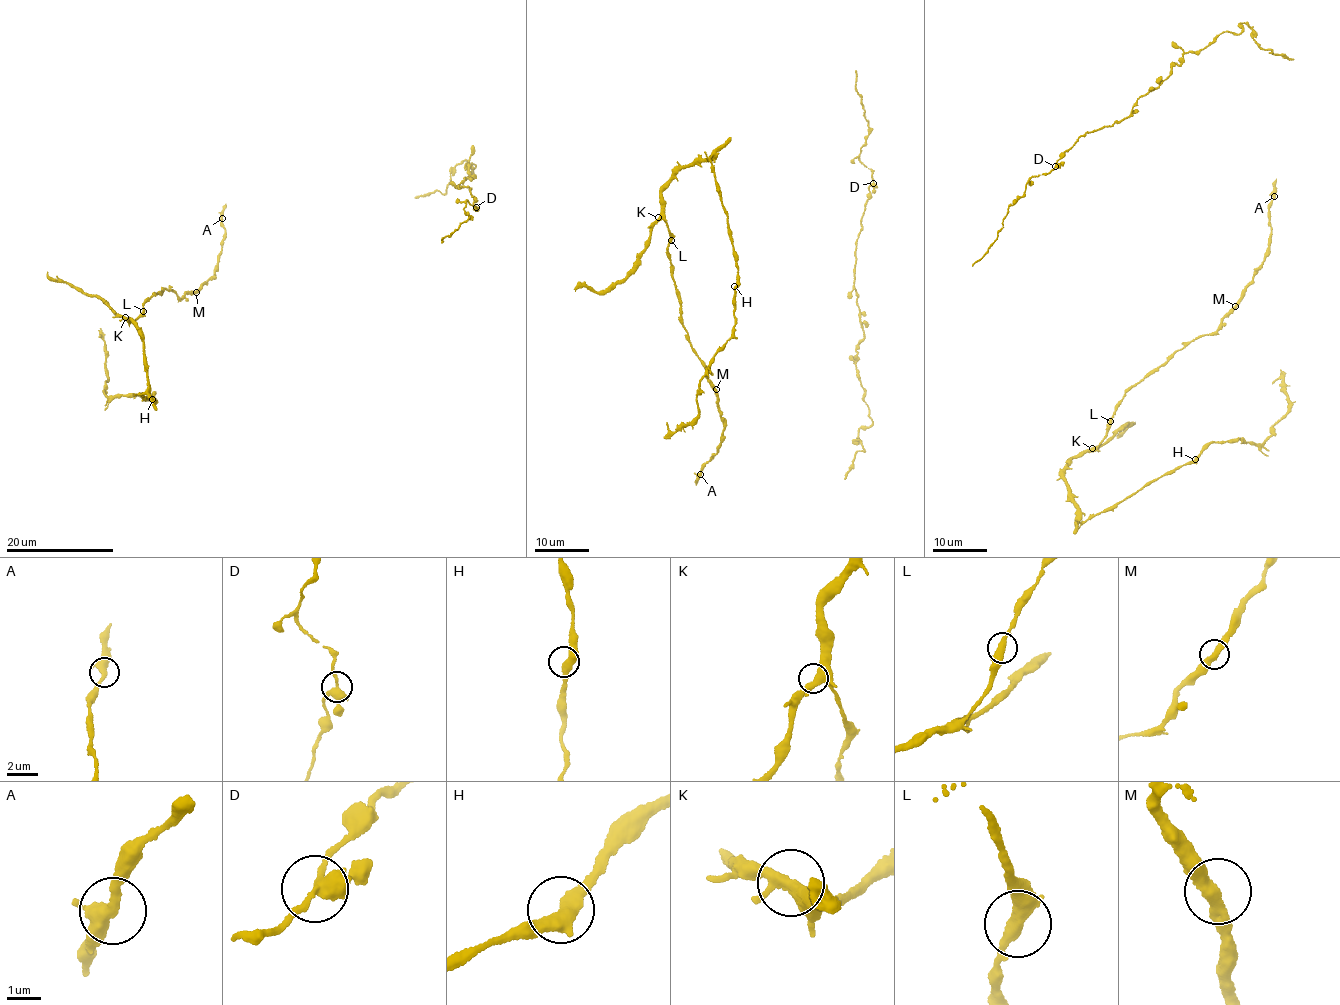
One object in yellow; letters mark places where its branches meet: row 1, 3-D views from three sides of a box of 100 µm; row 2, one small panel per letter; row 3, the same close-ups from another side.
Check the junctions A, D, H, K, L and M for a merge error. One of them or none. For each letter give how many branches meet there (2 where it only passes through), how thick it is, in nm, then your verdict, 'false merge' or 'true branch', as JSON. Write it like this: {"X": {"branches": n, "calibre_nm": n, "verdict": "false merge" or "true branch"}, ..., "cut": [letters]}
{"A": {"branches": 3, "calibre_nm": 320, "verdict": "true branch"}, "D": {"branches": 3, "calibre_nm": 320, "verdict": "true branch"}, "H": {"branches": 3, "calibre_nm": 320, "verdict": "true branch"}, "K": {"branches": 3, "calibre_nm": 360, "verdict": "true branch"}, "L": {"branches": 2, "calibre_nm": 360, "verdict": "true branch"}, "M": {"branches": 2, "calibre_nm": 360, "verdict": "true branch"}, "cut": []}

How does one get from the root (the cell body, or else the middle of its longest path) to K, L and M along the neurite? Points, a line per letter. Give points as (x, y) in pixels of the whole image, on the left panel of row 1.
K: (222, 249), (214, 277), (200, 289), (179, 298), (162, 291), (144, 303), (142, 315), (125, 317)
L: (222, 249), (214, 277), (200, 289), (179, 298), (173, 290), (162, 291), (144, 303), (143, 311)
M: (222, 249), (214, 277), (196, 292)

